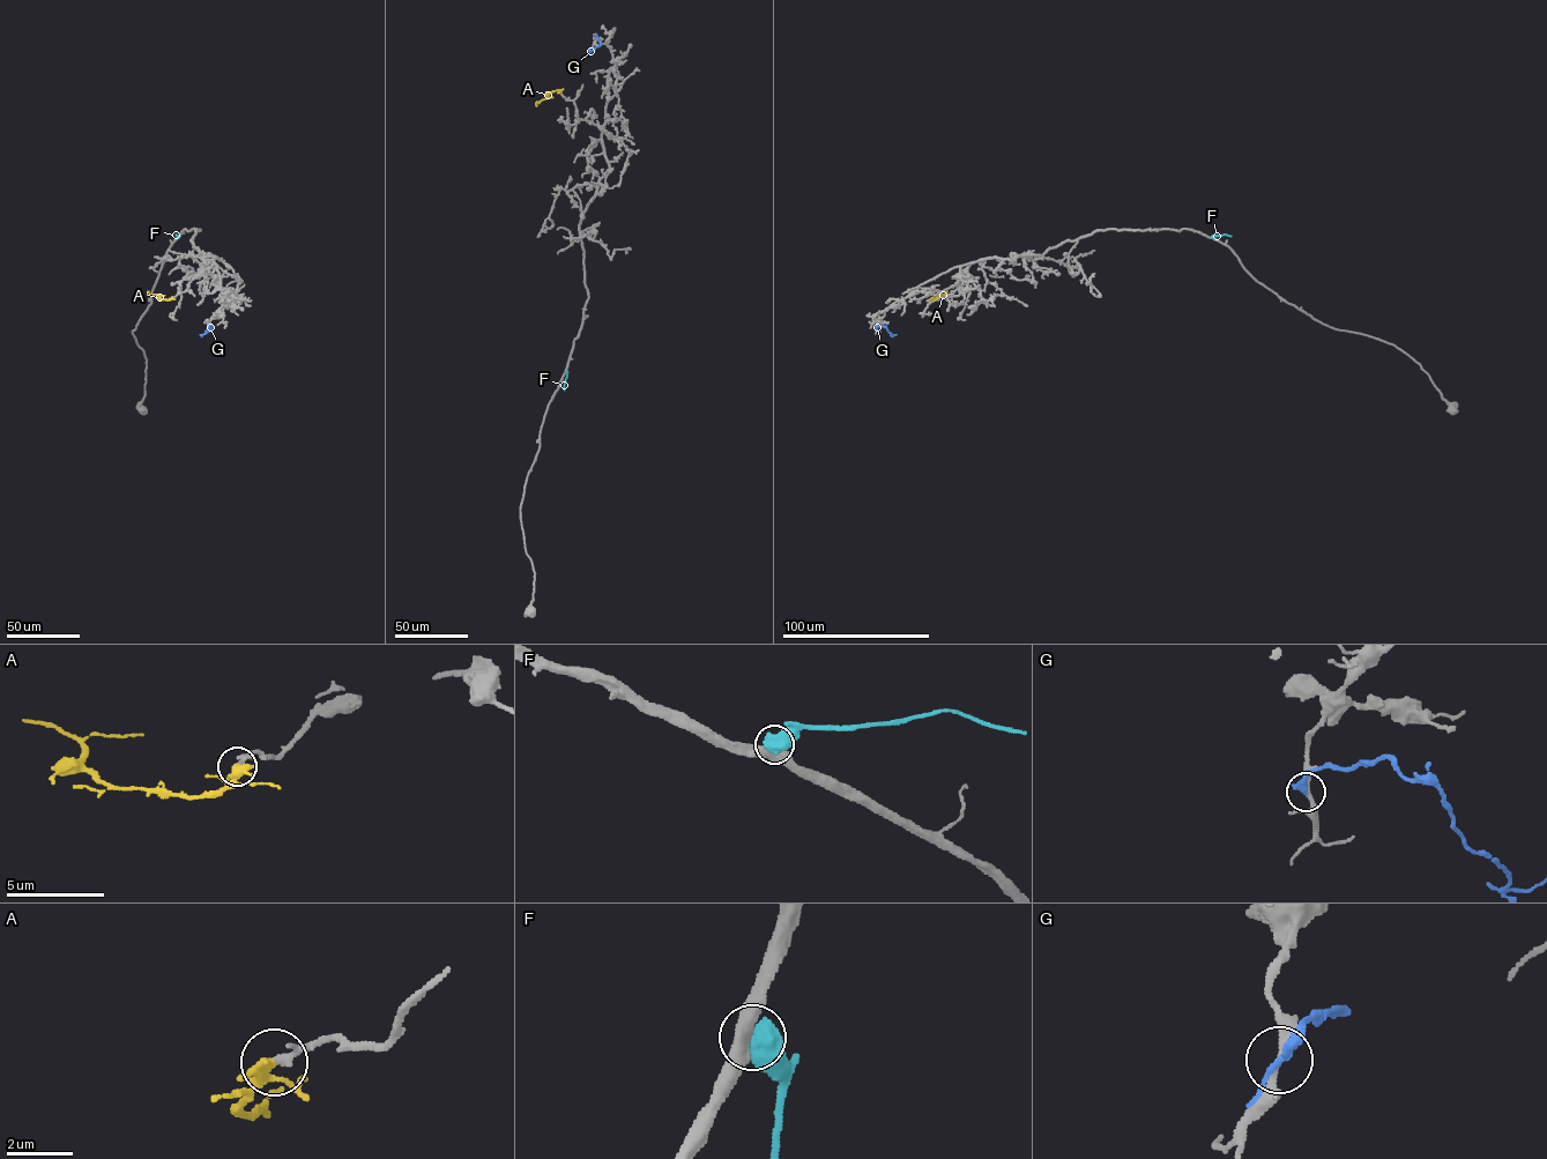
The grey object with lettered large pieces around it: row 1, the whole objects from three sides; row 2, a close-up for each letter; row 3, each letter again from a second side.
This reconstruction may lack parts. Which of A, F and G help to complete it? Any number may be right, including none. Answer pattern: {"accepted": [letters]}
{"accepted": ["A"]}

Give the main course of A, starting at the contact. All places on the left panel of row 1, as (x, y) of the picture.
A: (171, 297), (163, 299), (148, 291)

